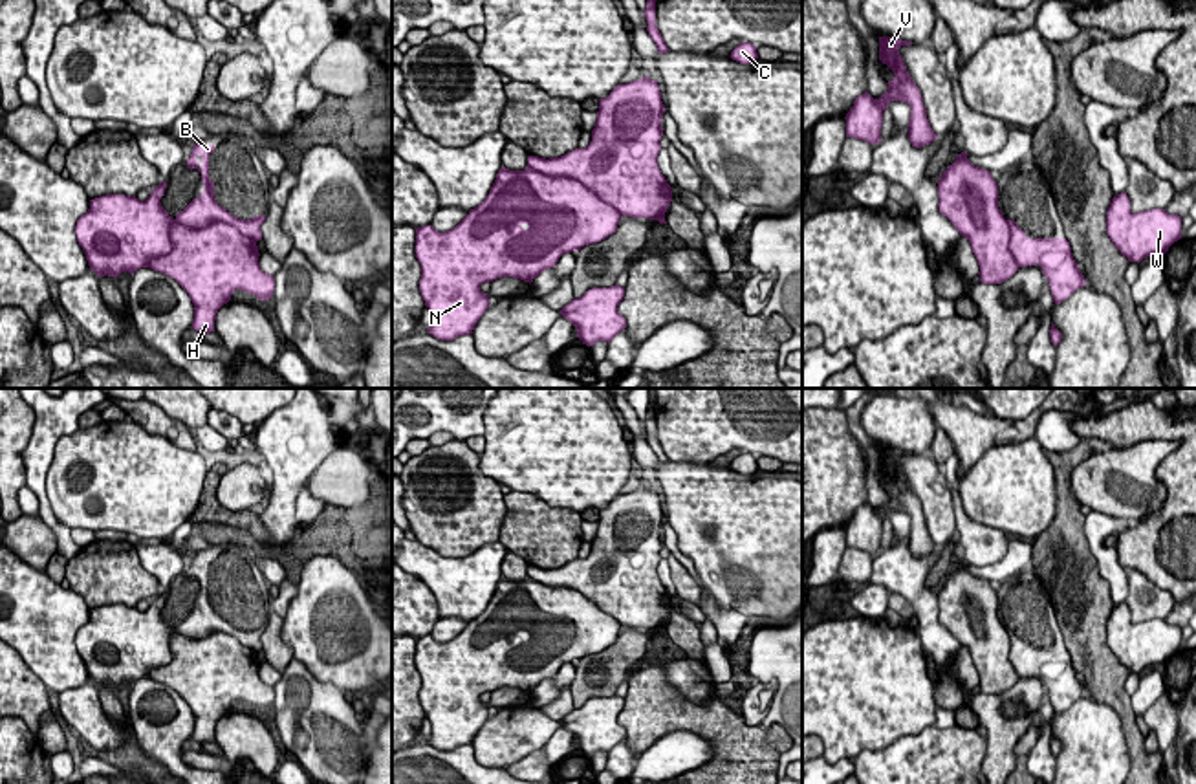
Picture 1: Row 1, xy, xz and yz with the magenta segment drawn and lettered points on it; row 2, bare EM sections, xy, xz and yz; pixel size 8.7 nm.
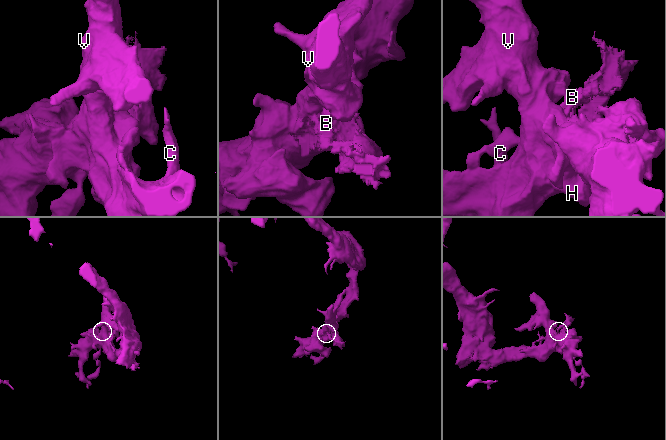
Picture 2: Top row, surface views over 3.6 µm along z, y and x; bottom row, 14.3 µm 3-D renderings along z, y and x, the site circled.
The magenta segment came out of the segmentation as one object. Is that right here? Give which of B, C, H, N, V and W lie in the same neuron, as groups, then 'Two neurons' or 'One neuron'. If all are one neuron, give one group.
Groups: B N W / C H V. Two neurons

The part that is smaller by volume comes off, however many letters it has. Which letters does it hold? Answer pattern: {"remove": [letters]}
{"remove": ["B", "N", "W"]}

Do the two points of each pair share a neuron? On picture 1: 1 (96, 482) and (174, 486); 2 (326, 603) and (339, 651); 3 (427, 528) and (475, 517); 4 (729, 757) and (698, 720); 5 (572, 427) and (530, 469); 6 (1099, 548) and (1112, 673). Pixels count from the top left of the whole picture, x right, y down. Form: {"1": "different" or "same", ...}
{"1": "same", "2": "same", "3": "same", "4": "same", "5": "same", "6": "different"}

